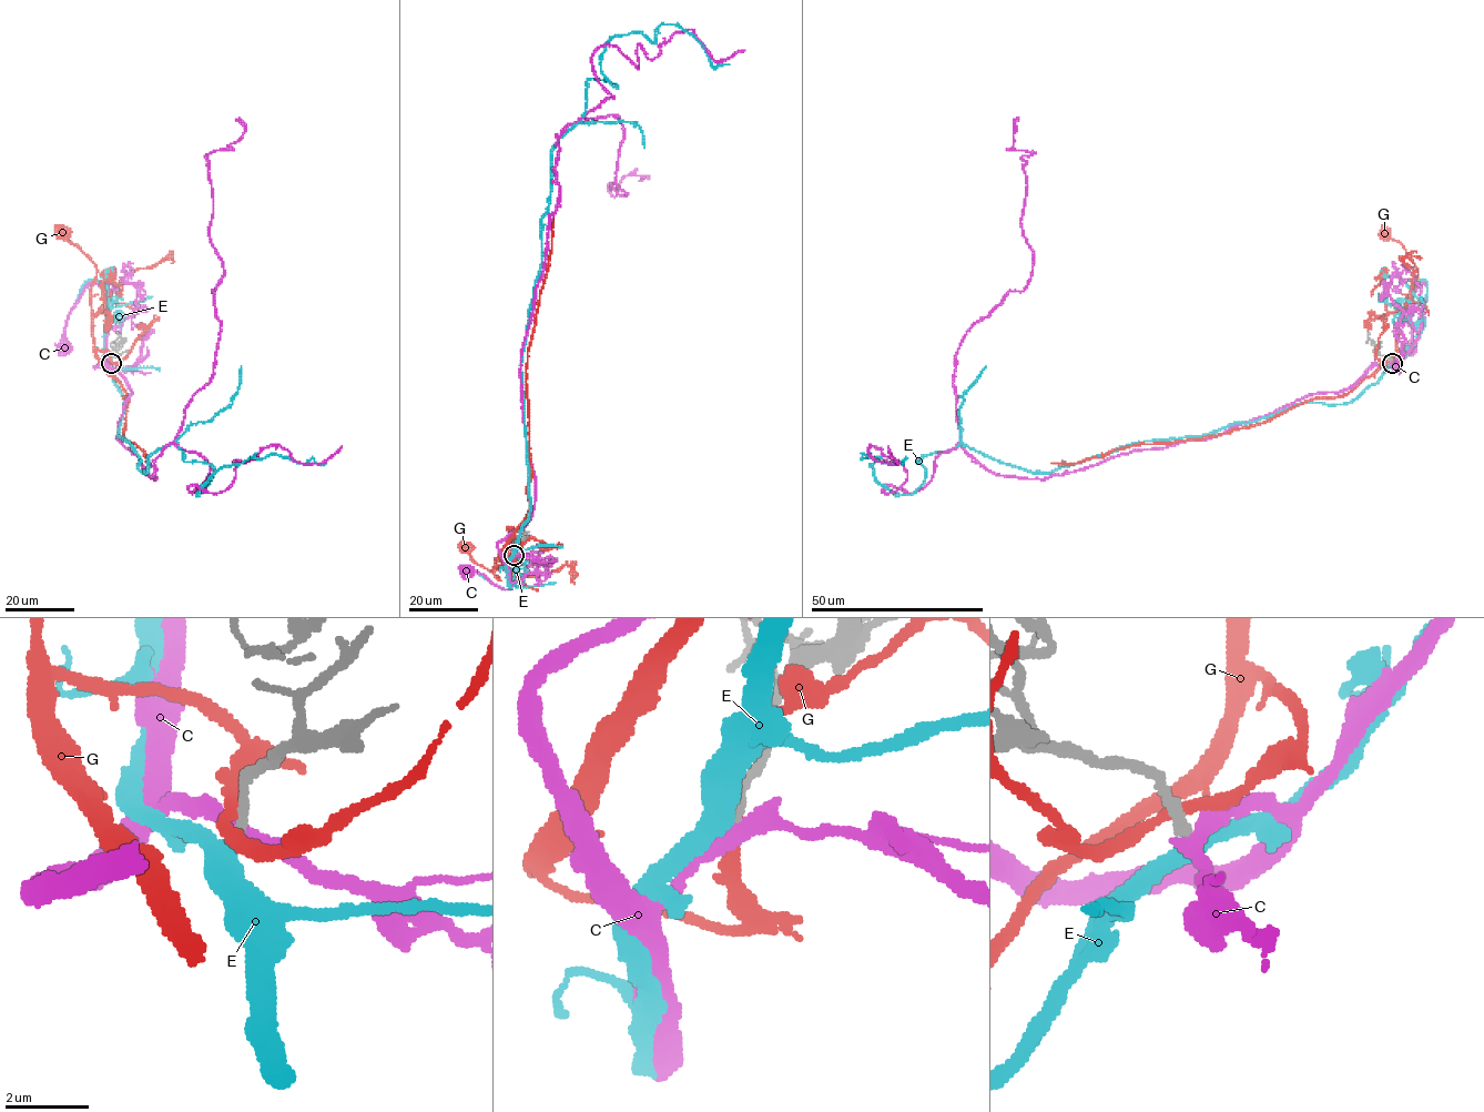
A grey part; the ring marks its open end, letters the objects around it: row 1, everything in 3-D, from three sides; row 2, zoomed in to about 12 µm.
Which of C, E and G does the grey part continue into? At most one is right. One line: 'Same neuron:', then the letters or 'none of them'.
Same neuron: E

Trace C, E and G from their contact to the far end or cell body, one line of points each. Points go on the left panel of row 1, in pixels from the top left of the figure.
C: (112, 363), (104, 360), (107, 299), (97, 283), (91, 283), (83, 290), (69, 314), (63, 346)
E: (111, 363), (126, 403), (118, 435), (144, 472), (174, 443), (213, 468), (196, 495), (251, 456), (326, 463)
G: (111, 361), (111, 355), (94, 345), (91, 287), (95, 266), (63, 233)

